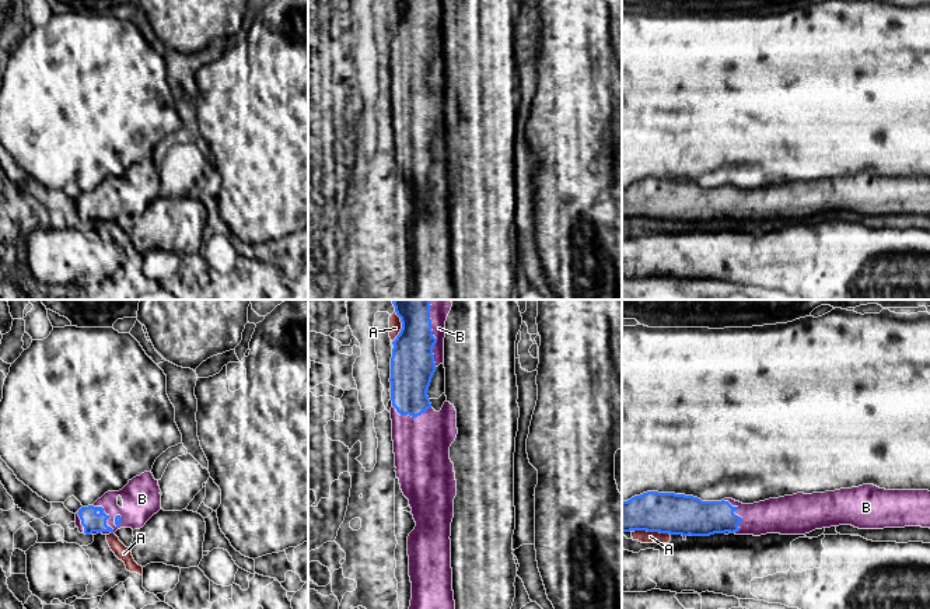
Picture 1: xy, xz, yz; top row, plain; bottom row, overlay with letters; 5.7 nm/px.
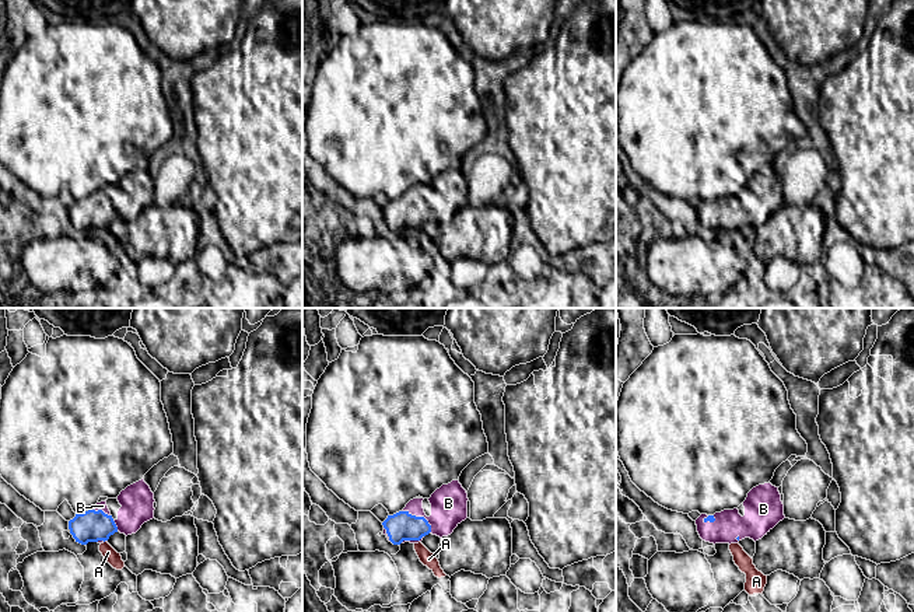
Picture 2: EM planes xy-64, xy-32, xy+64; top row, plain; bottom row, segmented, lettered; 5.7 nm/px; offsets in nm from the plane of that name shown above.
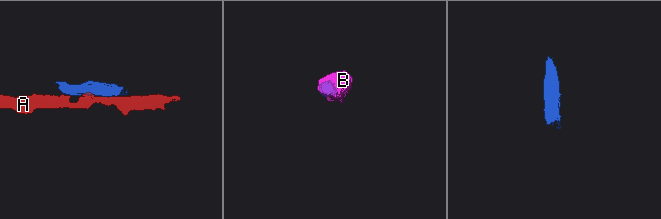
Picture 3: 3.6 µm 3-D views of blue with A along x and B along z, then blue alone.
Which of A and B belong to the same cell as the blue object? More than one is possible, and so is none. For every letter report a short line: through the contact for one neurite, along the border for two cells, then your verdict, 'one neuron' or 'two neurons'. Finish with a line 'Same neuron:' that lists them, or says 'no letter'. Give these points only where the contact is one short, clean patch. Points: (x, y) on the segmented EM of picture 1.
A: two neurons
B: one neuron
Same neuron: B

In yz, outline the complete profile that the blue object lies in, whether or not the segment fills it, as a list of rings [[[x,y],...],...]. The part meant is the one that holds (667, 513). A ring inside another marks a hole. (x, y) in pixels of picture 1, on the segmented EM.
[[[863,484],[825,493],[797,493],[754,504],[733,498],[702,501],[693,496],[658,491],[622,501],[622,532],[805,535],[839,525],[859,529],[930,528],[930,491]]]

